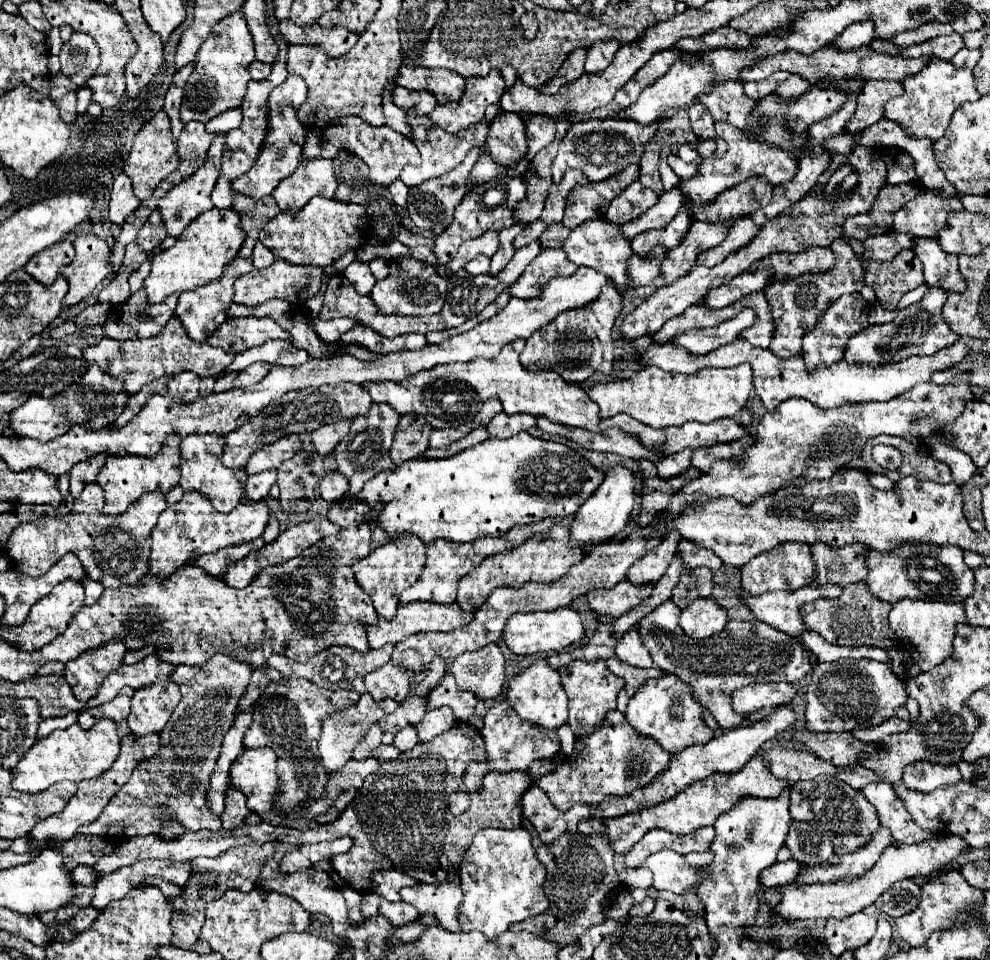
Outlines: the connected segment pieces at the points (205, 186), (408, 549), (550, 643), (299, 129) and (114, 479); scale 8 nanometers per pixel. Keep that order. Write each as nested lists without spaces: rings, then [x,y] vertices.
[[[213,143],[205,165],[203,165],[201,169],[197,169],[197,173],[193,173],[187,181],[181,181],[179,185],[175,185],[163,199],[159,199],[157,209],[163,213],[163,221],[165,221],[165,227],[167,227],[167,233],[169,233],[169,235],[179,237],[179,235],[183,233],[183,229],[185,229],[197,215],[201,215],[201,213],[207,211],[207,209],[213,209],[213,203],[211,203],[209,195],[211,195],[211,191],[213,191],[213,187],[215,187],[215,181],[217,181],[217,177],[219,177],[219,171],[221,171],[221,153],[223,153],[223,145]]]
[[[399,537],[399,541],[389,541],[371,551],[367,557],[359,559],[353,565],[353,571],[357,585],[371,597],[377,615],[383,619],[391,619],[397,613],[399,595],[419,579],[423,565],[425,565],[425,545],[417,537]]]
[[[555,609],[547,613],[517,613],[505,625],[505,643],[517,655],[531,655],[531,653],[547,653],[559,651],[571,643],[577,643],[585,637],[585,625],[575,609]]]
[[[289,75],[285,83],[275,87],[269,95],[269,129],[263,141],[263,149],[255,159],[255,165],[233,181],[233,189],[243,195],[251,195],[255,199],[263,199],[273,193],[277,183],[291,175],[299,163],[301,147],[305,141],[305,127],[297,121],[297,109],[307,99],[307,83],[299,75]]]
[[[171,433],[171,437],[167,437],[167,441],[163,443],[163,449],[147,459],[147,457],[107,457],[105,465],[101,467],[99,475],[97,475],[97,483],[103,487],[105,491],[105,507],[103,513],[105,515],[117,515],[129,509],[129,505],[133,501],[137,501],[141,497],[141,493],[147,491],[163,491],[167,493],[171,489],[171,485],[175,485],[175,471],[179,473],[179,437],[175,437],[175,433]]]

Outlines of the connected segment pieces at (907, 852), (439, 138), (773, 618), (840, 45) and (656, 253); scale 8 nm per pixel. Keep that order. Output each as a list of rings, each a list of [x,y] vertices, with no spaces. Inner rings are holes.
[[[943,833],[937,837],[931,837],[921,843],[905,845],[905,843],[891,843],[879,857],[879,861],[859,879],[843,879],[837,883],[815,883],[815,885],[785,885],[781,893],[781,903],[775,907],[775,913],[779,913],[783,919],[815,919],[815,917],[833,917],[833,919],[845,919],[853,913],[863,911],[865,907],[873,905],[875,899],[887,891],[893,883],[909,879],[909,877],[929,877],[945,869],[951,861],[967,853],[971,847],[963,837],[953,833]]]
[[[405,109],[405,115],[407,115],[407,123],[411,127],[409,137],[411,137],[411,141],[415,141],[415,147],[419,149],[419,155],[421,155],[419,165],[405,165],[403,167],[401,181],[409,187],[411,185],[421,185],[427,179],[441,177],[441,175],[449,173],[451,169],[455,169],[471,149],[485,145],[485,139],[487,139],[487,133],[489,133],[489,123],[485,119],[479,125],[469,125],[467,129],[461,129],[459,133],[451,135],[451,133],[439,129],[437,125],[431,125],[431,119],[427,115],[419,117],[417,113],[411,113],[411,109]]]
[[[827,585],[825,589],[803,587],[803,589],[797,589],[795,593],[763,593],[759,597],[743,593],[743,597],[759,621],[773,625],[791,637],[799,637],[805,631],[811,631],[807,629],[807,625],[803,625],[799,609],[815,599],[837,598],[841,593],[842,589],[837,585]],[[826,591],[832,591],[832,594],[824,593]]]
[[[859,21],[855,25],[849,25],[833,43],[837,49],[857,49],[863,45],[869,45],[871,37],[875,33],[873,21]]]
[[[657,245],[653,249],[653,259],[633,253],[631,259],[627,259],[627,283],[623,287],[615,285],[615,289],[621,295],[625,295],[627,291],[633,291],[637,287],[651,285],[653,279],[661,275],[661,263],[663,263],[665,255],[667,255],[667,249],[663,245]]]

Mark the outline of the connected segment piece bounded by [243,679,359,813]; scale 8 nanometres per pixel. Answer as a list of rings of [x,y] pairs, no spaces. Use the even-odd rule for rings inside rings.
[[[281,679],[269,681],[263,697],[253,707],[253,723],[245,733],[243,743],[251,747],[271,747],[277,755],[279,773],[279,799],[275,799],[273,811],[283,813],[293,807],[301,807],[307,797],[321,797],[329,781],[329,773],[321,765],[317,741],[321,733],[321,719],[337,709],[357,703],[359,693],[347,689],[321,689],[307,679]]]

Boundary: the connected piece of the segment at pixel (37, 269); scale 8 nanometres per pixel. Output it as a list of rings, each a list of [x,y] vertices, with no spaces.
[[[65,239],[51,245],[51,249],[43,249],[43,253],[37,253],[35,257],[31,257],[31,261],[23,269],[27,269],[27,273],[31,273],[39,283],[51,285],[57,279],[59,269],[63,265],[69,265],[73,257],[75,257],[73,243]]]

